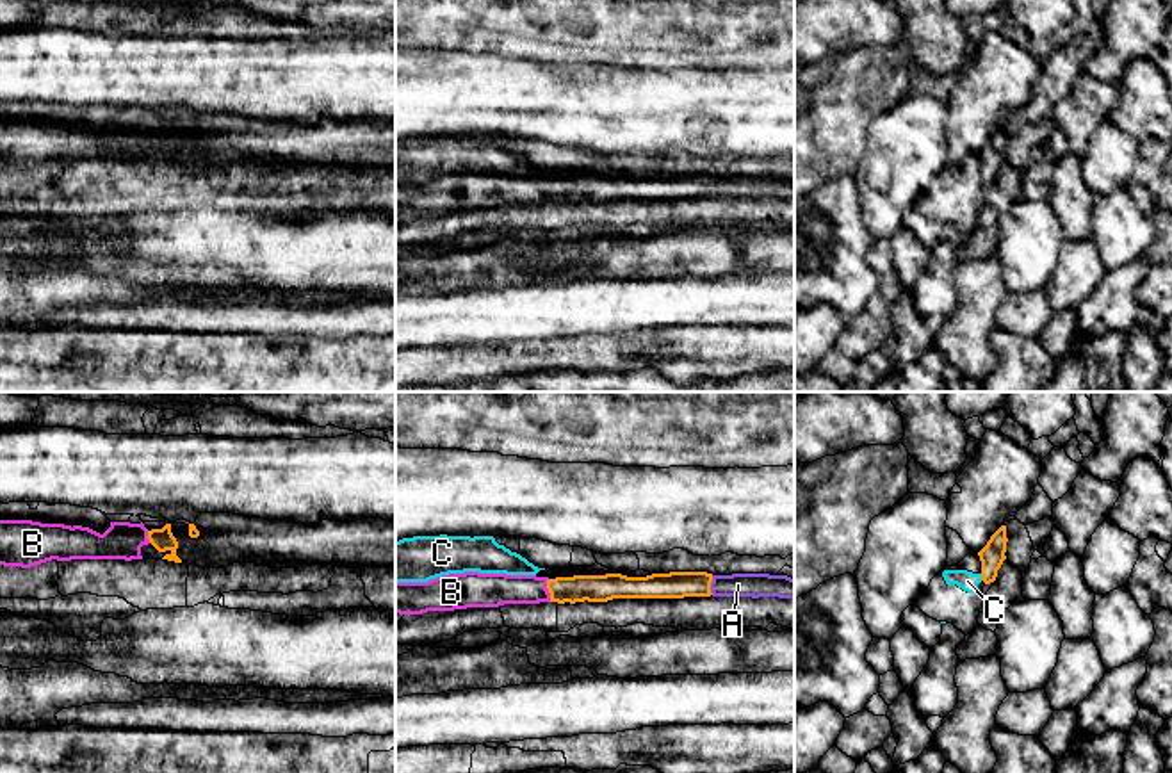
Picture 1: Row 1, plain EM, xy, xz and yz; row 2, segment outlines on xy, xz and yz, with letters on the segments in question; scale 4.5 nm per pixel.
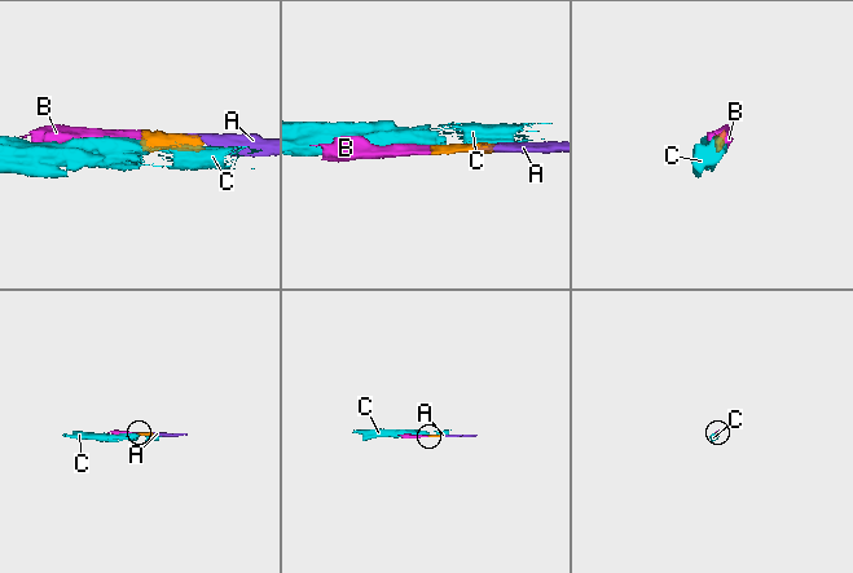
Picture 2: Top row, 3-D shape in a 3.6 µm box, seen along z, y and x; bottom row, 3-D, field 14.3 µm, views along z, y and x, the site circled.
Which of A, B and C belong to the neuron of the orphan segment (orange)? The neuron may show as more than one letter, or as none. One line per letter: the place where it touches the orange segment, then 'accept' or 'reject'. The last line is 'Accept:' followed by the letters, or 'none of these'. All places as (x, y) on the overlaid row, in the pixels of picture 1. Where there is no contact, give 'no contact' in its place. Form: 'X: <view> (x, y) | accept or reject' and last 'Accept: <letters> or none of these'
A: xz (709, 585) | accept
B: xz (547, 588) | accept
C: yz (982, 577) | reject
Accept: A, B

